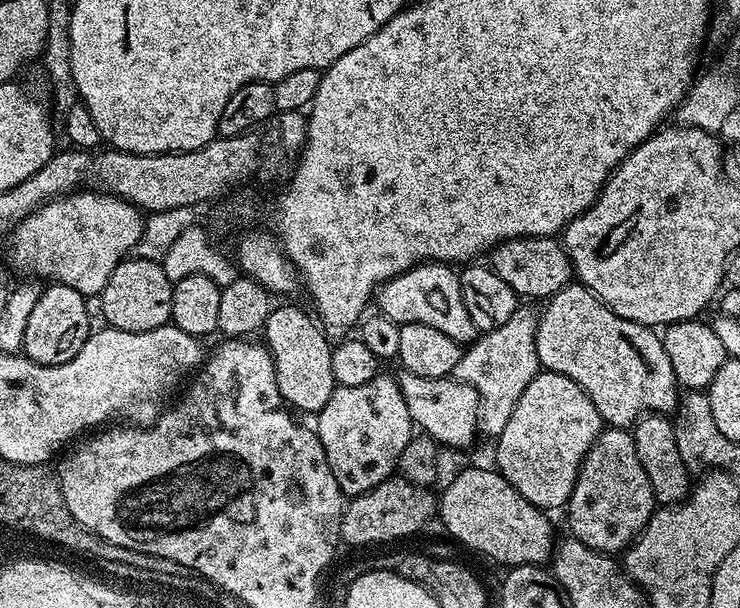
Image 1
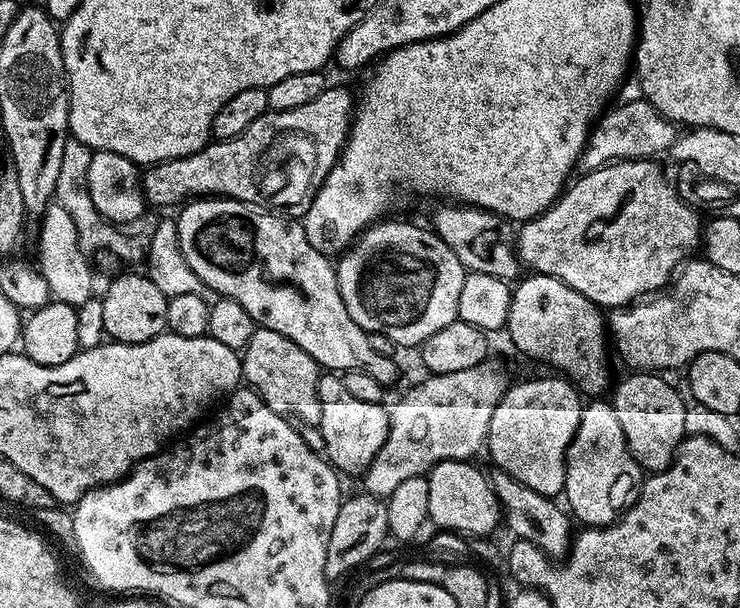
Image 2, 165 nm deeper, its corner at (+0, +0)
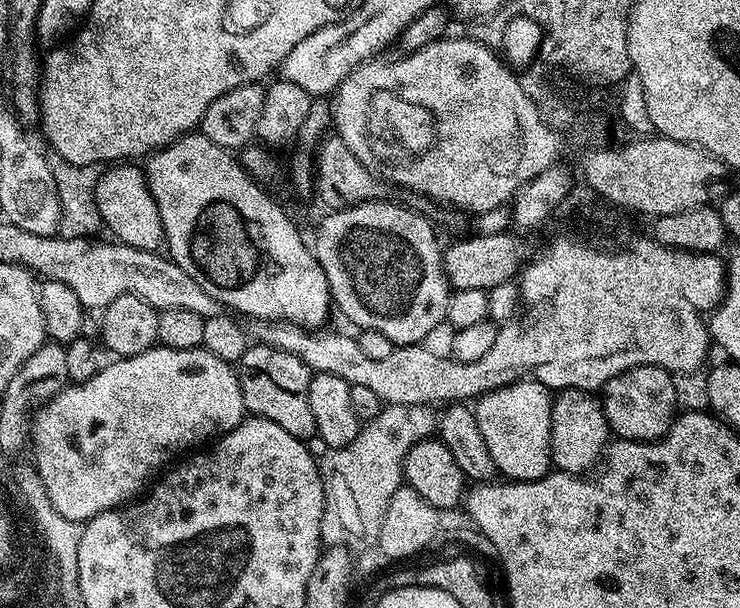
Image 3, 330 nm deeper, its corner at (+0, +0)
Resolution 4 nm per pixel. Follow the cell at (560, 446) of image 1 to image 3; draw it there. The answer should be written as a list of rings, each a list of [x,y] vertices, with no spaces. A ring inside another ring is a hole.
[[[525,378],[488,392],[475,401],[478,430],[482,430],[486,450],[501,477],[508,480],[537,480],[553,467],[550,450],[553,399],[553,393],[545,384]]]

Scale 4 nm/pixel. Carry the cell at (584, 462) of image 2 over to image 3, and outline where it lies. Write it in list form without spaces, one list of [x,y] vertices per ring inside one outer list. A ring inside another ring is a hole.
[[[580,388],[559,389],[552,401],[550,418],[553,465],[562,472],[591,473],[601,463],[609,443],[610,429],[606,422],[603,403],[593,393],[583,392]]]

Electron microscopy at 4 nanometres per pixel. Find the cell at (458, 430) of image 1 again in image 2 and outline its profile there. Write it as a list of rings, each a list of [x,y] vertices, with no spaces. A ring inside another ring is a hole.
[[[192,198],[179,212],[180,216],[175,217],[175,222],[181,252],[208,292],[210,290],[216,292],[212,294],[217,297],[238,302],[238,306],[243,306],[246,314],[254,318],[257,326],[286,334],[294,343],[302,346],[302,350],[306,350],[306,354],[310,354],[310,358],[314,358],[321,369],[329,373],[370,374],[374,382],[385,386],[391,386],[399,378],[400,368],[395,364],[397,361],[393,357],[378,354],[378,350],[370,346],[368,333],[358,326],[358,322],[354,322],[354,318],[350,318],[346,302],[342,302],[342,294],[338,290],[333,261],[310,246],[303,223],[268,210],[253,208],[251,204],[223,198]]]

